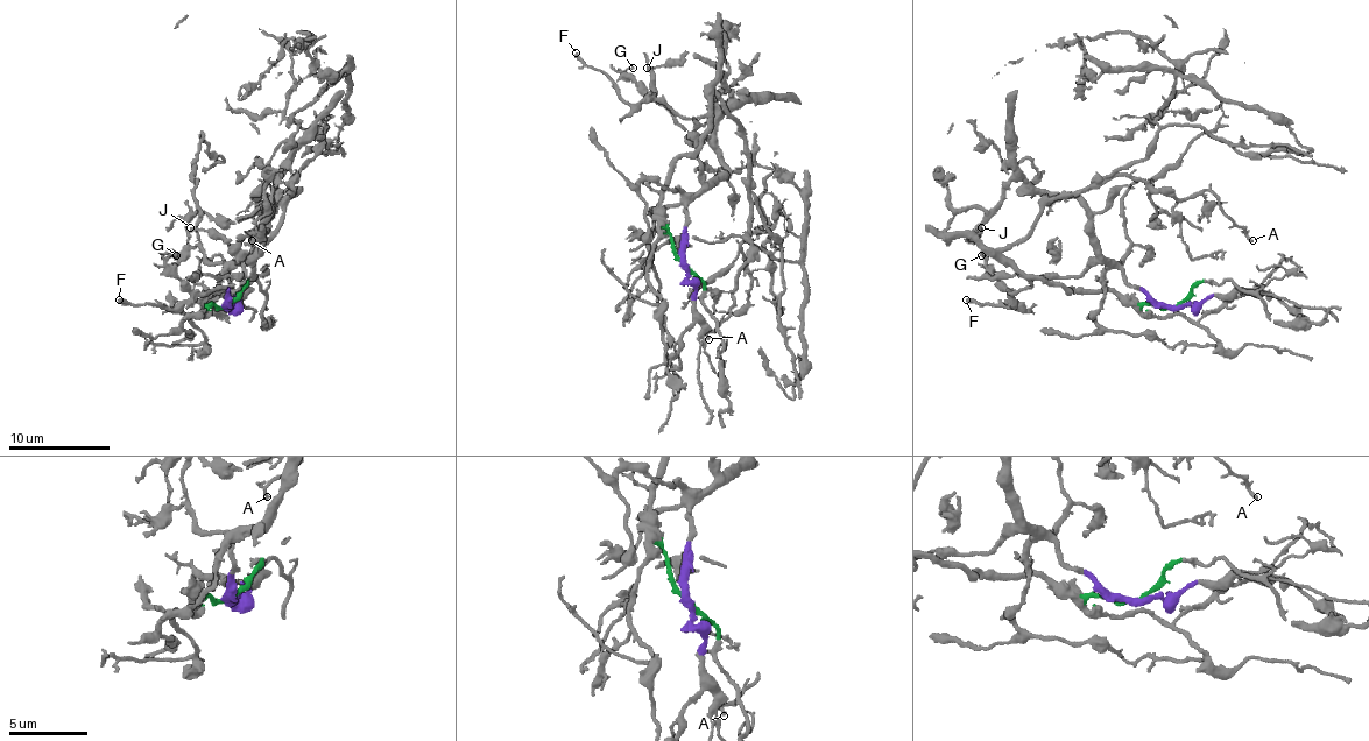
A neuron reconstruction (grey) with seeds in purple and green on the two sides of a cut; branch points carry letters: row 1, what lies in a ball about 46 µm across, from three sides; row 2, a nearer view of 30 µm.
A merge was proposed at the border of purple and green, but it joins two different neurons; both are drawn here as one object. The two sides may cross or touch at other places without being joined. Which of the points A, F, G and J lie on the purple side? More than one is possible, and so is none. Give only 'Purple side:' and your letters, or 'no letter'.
Purple side: J

